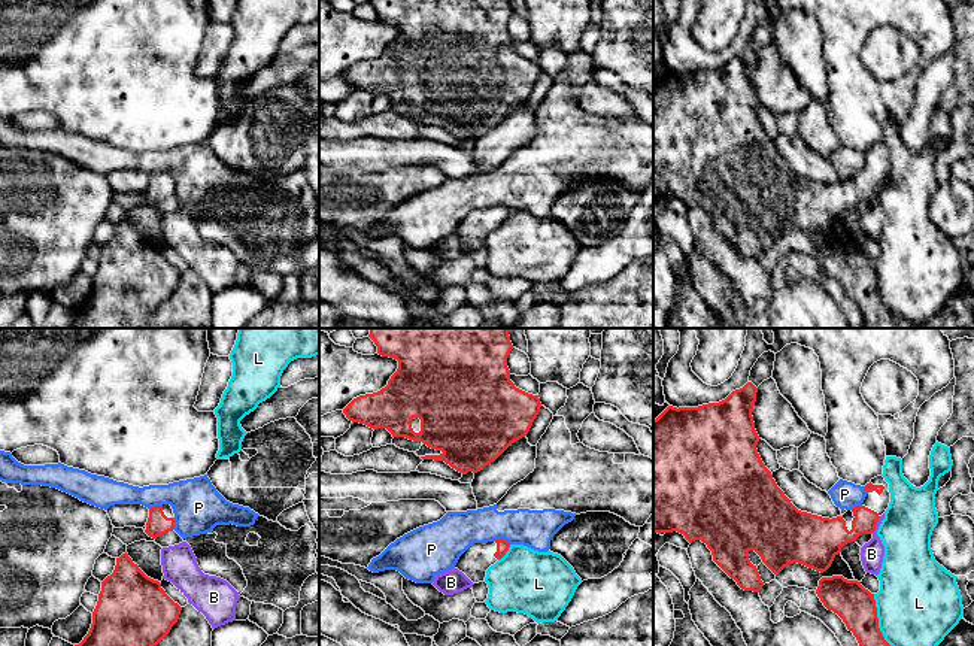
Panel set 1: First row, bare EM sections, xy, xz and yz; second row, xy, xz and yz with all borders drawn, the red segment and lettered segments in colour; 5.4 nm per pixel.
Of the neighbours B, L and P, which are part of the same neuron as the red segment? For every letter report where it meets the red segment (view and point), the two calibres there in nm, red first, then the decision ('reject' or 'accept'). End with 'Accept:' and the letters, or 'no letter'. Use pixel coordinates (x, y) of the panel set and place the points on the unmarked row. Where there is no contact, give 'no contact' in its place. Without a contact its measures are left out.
B: yz (876, 190) | 180/130 nm | reject
L: yz (883, 303) | 200/440 nm | reject
P: xz (501, 205) | 70/220 nm | reject
Accept: no letter

